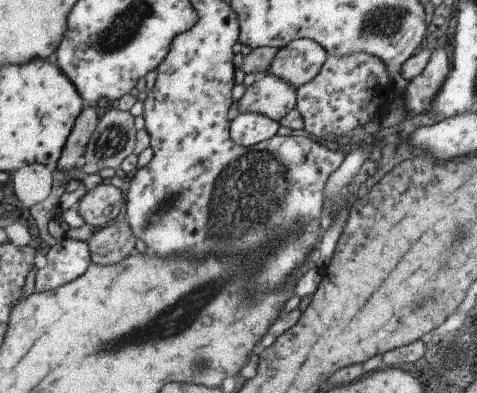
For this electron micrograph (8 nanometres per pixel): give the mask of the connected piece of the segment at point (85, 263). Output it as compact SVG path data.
M63 237L45 254L47 264L35 274L33 294L55 290L79 278L90 266L90 253L86 242Z

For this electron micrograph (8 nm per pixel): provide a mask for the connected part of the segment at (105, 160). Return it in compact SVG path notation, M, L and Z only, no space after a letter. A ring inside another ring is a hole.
M114 106L105 112L97 122L97 126L91 134L91 138L85 144L83 150L83 167L80 175L97 174L101 179L110 179L117 174L122 160L132 154L136 130L133 124L134 118L129 112L121 112Z

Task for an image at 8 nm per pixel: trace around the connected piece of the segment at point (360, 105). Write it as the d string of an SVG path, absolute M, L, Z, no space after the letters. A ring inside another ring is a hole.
M355 52L351 56L328 55L319 72L295 91L294 109L301 116L302 129L311 136L349 140L351 132L356 128L363 130L369 116L379 110L379 106L385 102L385 94L391 94L381 82L389 80L388 74L387 66L371 54Z

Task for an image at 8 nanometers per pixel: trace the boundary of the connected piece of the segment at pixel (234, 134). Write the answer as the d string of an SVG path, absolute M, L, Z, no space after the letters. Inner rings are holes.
M239 112L229 124L229 137L243 147L272 139L279 128L279 124L269 120L263 114L253 112Z

